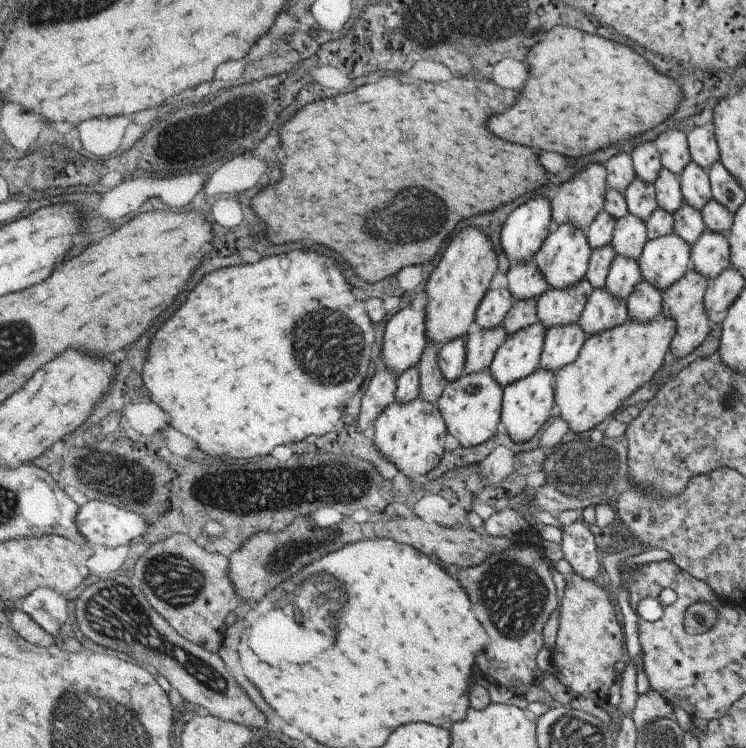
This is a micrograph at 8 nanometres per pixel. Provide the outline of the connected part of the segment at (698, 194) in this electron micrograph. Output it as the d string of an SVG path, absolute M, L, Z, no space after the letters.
M694 161L686 164L679 176L679 183L685 202L696 210L706 208L706 204L713 199L708 173Z

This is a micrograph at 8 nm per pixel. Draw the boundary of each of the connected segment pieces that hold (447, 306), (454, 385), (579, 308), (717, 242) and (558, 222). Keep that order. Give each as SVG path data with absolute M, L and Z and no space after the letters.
M466 228L458 234L452 244L444 252L439 265L431 274L428 282L428 338L432 344L443 345L456 338L469 338L476 329L476 317L480 312L482 302L486 300L488 292L492 290L492 280L498 272L498 252L490 240L490 236L480 228Z
M491 370L465 374L460 380L449 382L438 406L448 423L450 434L455 436L462 446L478 446L490 439L500 437L498 428L503 420L505 388L494 378Z
M588 278L570 290L551 288L539 300L539 317L542 324L548 330L578 324L588 308L592 291L592 283Z
M704 230L704 234L690 249L690 268L708 280L718 278L730 264L730 243L728 236Z
M590 164L578 176L559 185L559 193L552 201L555 227L574 224L588 232L602 212L606 171L602 164Z

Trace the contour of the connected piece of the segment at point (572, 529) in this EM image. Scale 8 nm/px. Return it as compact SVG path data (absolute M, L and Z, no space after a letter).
M576 521L571 525L564 526L563 541L561 543L564 558L572 565L573 573L580 574L592 582L598 582L600 563L598 562L594 534L590 525L583 521Z

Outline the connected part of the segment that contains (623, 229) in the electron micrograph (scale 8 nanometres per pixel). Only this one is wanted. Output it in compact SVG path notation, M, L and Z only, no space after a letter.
M628 213L628 216L616 220L611 243L618 256L638 260L646 241L646 225L640 218Z

